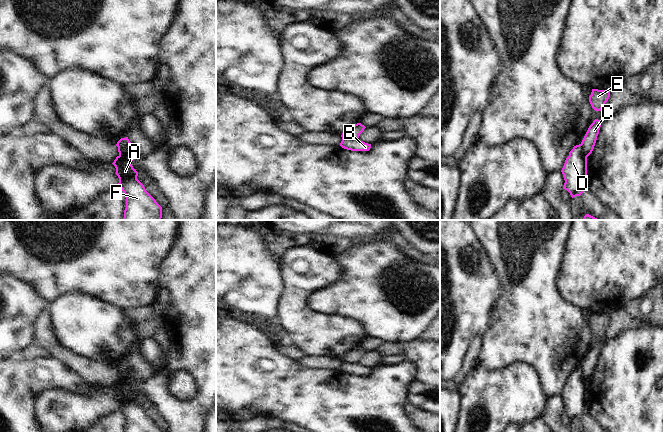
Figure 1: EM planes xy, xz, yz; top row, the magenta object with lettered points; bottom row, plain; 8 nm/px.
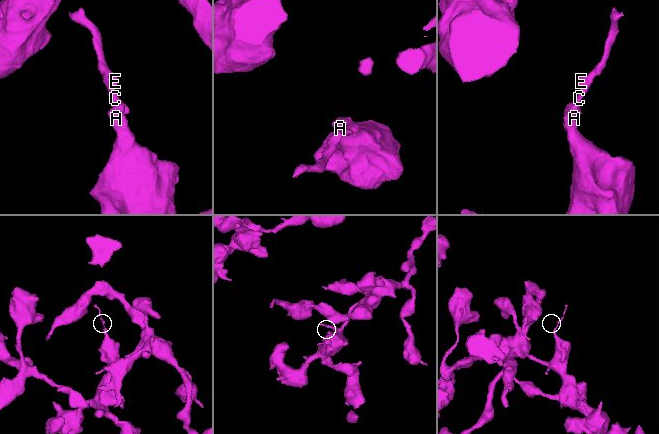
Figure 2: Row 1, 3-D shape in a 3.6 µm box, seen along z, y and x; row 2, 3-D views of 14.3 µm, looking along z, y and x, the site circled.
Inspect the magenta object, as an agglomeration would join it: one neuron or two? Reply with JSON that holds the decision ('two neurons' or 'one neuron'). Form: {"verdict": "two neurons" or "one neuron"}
{"verdict": "two neurons"}

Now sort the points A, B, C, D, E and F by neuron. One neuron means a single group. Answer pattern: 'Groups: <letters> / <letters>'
Groups: A D F / B C E.

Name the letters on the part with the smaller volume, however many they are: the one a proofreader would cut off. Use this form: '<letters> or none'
B, C, E

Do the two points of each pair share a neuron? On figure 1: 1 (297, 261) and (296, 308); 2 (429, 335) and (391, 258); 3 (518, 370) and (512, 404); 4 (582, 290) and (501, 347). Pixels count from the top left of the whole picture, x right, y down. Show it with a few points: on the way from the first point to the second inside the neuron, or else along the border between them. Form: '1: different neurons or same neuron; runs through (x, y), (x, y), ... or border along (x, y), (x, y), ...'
1: same neuron; runs through (296, 273), (296, 296)
2: different neurons; border along (429, 324), (416, 338)
3: same neuron; runs through (518, 378), (517, 390), (512, 396)
4: different neurons; border along (557, 278), (559, 294), (584, 311)

